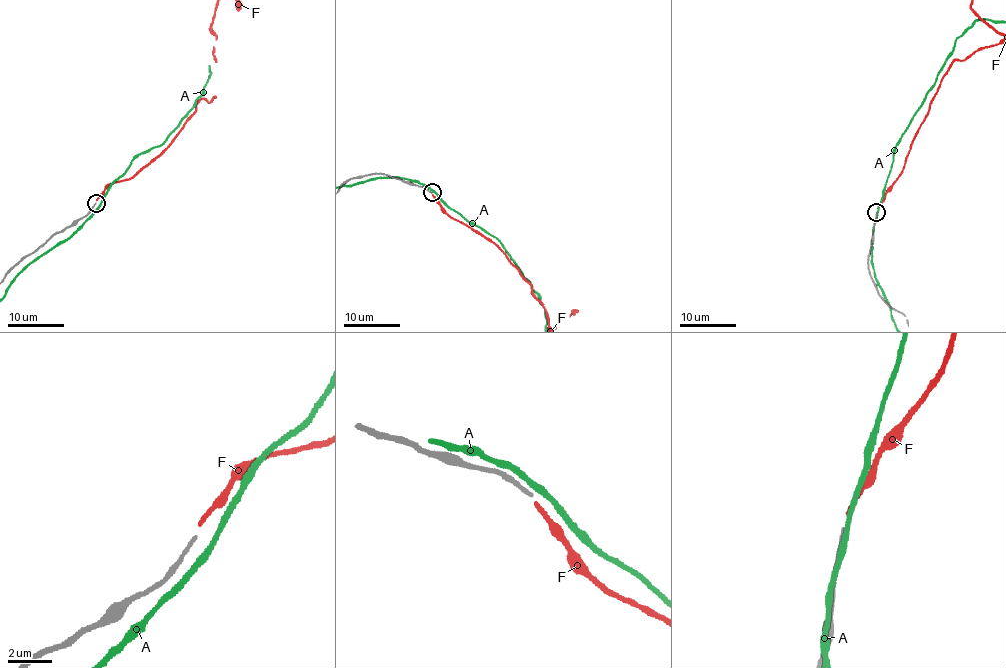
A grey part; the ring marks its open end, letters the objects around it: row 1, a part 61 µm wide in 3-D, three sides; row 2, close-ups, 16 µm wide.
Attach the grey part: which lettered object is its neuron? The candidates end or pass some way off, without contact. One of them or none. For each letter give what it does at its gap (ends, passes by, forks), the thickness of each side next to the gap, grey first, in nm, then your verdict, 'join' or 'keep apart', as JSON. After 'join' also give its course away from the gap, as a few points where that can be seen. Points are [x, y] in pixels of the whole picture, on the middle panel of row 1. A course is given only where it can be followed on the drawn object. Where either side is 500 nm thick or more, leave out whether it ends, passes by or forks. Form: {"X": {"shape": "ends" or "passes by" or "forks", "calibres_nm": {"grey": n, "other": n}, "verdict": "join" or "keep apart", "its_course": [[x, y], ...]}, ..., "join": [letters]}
{"A": {"shape": "passes by", "calibres_nm": {"grey": 160, "other": 240}, "verdict": "keep apart"}, "F": {"shape": "ends", "calibres_nm": {"grey": 160, "other": 190}, "verdict": "keep apart"}, "join": []}

